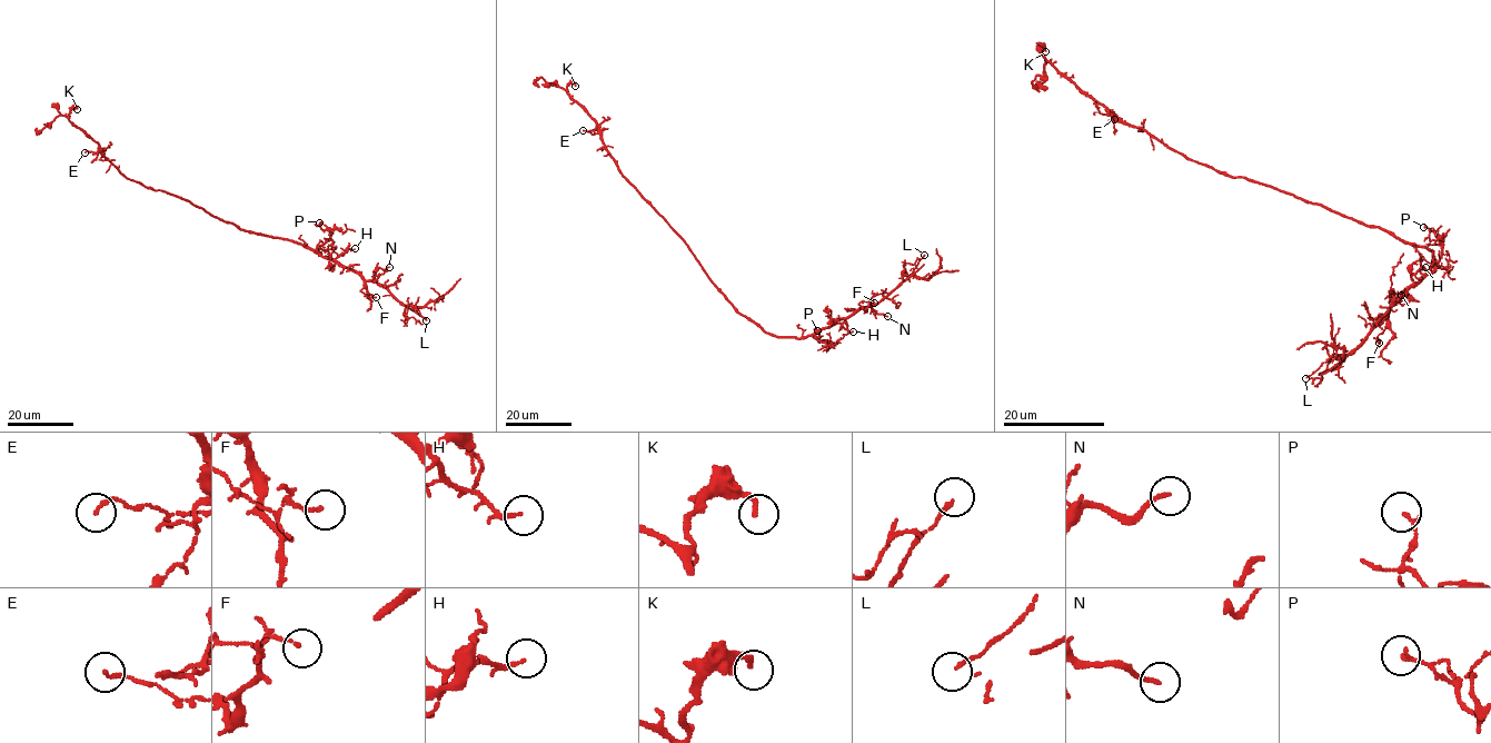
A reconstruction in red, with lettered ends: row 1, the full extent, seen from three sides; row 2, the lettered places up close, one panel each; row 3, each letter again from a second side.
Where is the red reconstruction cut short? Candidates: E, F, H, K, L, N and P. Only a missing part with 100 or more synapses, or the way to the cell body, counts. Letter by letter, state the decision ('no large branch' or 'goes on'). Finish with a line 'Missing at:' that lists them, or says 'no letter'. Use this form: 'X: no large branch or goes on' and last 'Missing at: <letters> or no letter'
E: no large branch
F: no large branch
H: no large branch
K: no large branch
L: no large branch
N: no large branch
P: no large branch
Missing at: no letter

